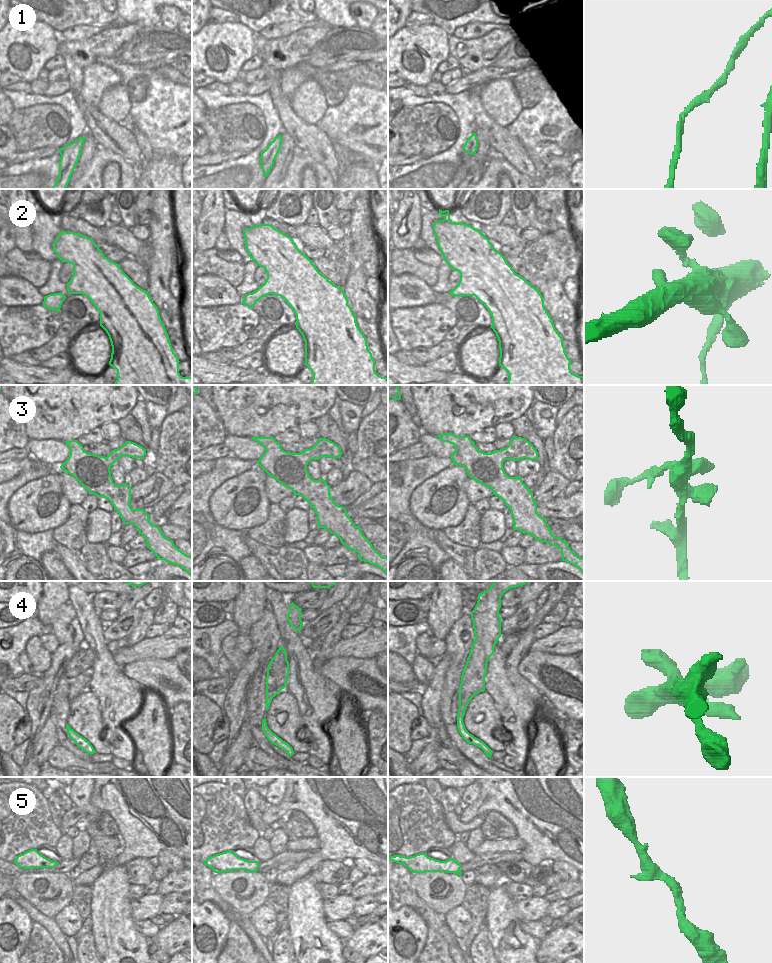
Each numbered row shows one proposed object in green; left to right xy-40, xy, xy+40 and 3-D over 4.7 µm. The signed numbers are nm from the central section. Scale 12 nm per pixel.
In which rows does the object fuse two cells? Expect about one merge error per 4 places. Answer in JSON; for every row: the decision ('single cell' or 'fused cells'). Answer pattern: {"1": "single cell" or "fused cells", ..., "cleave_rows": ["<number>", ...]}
{"1": "single cell", "2": "single cell", "3": "single cell", "4": "single cell", "5": "single cell", "cleave_rows": []}

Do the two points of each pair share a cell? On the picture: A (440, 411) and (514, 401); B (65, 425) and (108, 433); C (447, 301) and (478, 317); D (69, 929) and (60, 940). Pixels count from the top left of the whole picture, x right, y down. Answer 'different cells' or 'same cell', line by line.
A: same cell
B: different cells
C: same cell
D: different cells

